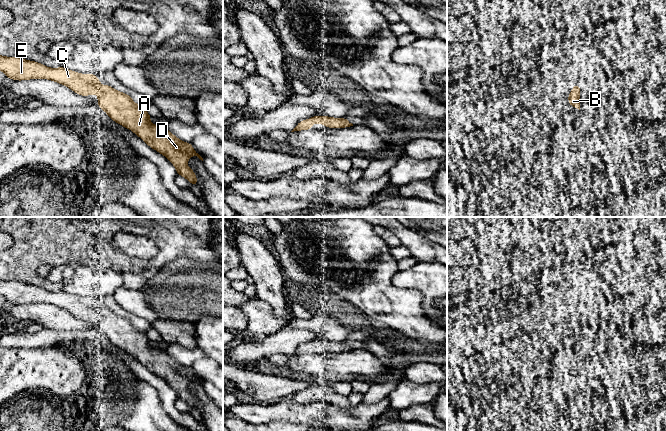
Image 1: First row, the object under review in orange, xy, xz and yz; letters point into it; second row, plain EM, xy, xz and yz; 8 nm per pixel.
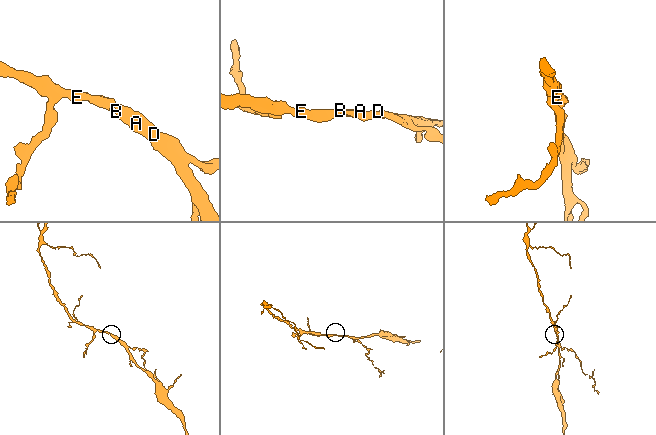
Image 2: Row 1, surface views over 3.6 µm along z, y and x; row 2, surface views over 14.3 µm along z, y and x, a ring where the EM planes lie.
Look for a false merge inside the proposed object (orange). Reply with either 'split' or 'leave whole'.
leave whole

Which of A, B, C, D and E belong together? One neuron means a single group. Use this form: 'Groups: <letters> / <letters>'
Groups: A B C D E

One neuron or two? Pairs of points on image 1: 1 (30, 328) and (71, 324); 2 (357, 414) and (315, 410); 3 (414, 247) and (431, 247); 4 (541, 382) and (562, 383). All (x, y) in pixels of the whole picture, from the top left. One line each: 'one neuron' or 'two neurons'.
1: two neurons
2: one neuron
3: one neuron
4: two neurons

